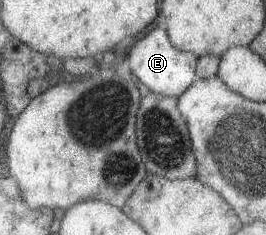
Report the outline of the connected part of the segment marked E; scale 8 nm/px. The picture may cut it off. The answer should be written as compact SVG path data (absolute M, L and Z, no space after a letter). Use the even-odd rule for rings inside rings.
M163 25L140 38L128 54L131 71L138 80L148 86L150 92L158 92L162 96L179 97L197 79L196 69L198 57L194 53L179 51L169 39Z

